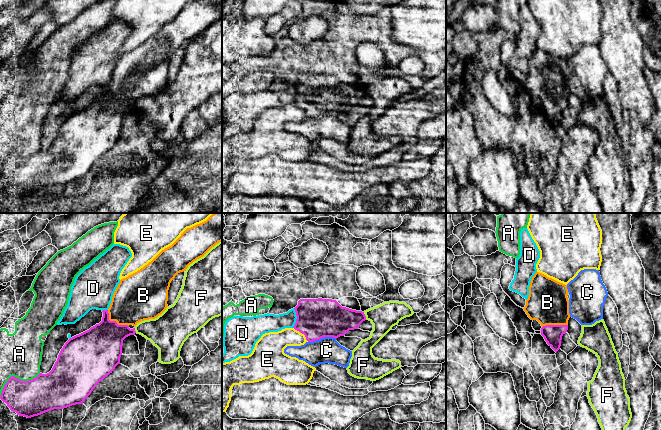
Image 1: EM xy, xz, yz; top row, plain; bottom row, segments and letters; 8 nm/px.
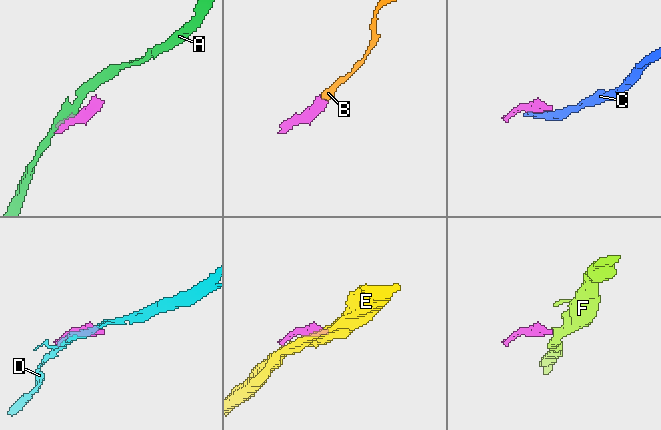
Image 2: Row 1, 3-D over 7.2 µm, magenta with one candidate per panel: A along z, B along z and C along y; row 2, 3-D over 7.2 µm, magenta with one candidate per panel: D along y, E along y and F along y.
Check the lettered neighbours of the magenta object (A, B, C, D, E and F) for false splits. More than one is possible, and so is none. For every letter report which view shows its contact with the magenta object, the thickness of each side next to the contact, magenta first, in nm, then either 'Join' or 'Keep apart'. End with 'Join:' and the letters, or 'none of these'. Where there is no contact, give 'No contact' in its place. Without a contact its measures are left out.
A: Touches magenta in xy. Thickness 300 nm (magenta) against 340 nm. Keep apart
B: Touches magenta in xy. Thickness 360 nm (magenta) against 360 nm. Join
C: Touches magenta in xz. Thickness 320 nm (magenta) against 200 nm. Keep apart
D: Touches magenta in xz. Thickness 320 nm (magenta) against 150 nm. Keep apart
E: Touches magenta in xz. Thickness 320 nm (magenta) against 190 nm. Keep apart
F: Touches magenta in xz. Thickness 260 nm (magenta) against 200 nm. Keep apart
Join: B

